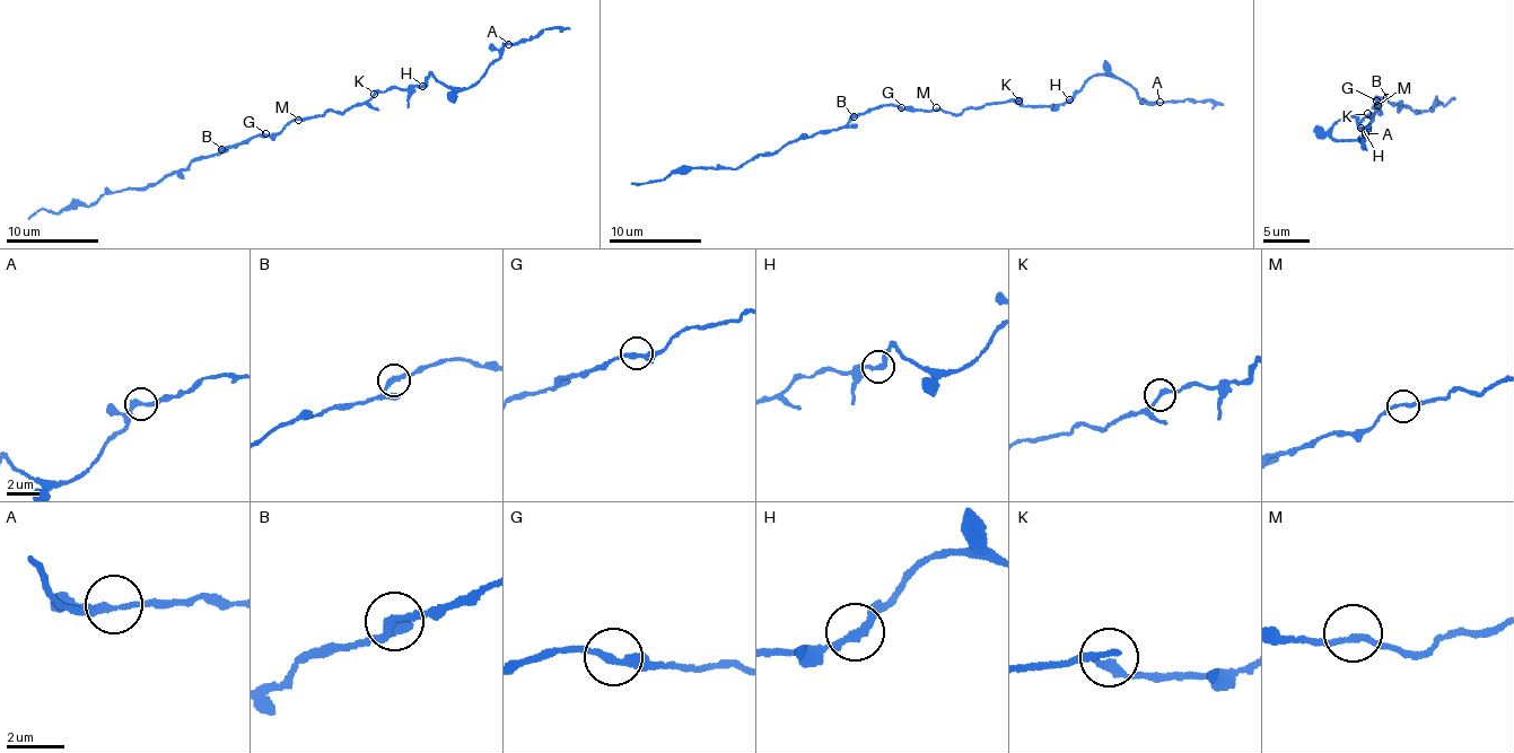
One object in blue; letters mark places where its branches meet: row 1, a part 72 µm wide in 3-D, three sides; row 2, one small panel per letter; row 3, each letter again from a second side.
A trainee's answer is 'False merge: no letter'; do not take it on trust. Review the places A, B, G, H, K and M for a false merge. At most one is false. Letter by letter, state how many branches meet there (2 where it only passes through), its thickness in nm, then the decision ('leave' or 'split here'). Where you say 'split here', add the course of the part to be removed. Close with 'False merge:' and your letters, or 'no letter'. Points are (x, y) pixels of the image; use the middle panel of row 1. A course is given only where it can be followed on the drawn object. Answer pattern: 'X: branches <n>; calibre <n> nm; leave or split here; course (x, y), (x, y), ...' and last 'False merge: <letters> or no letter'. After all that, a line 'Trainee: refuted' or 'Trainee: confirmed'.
A: branches 2; calibre 240 nm; leave
B: branches 2; calibre 260 nm; leave
G: branches 2; calibre 280 nm; leave
H: branches 2; calibre 240 nm; leave
K: branches 2; calibre 260 nm; leave
M: branches 2; calibre 190 nm; leave
False merge: no letter
Trainee: confirmed

